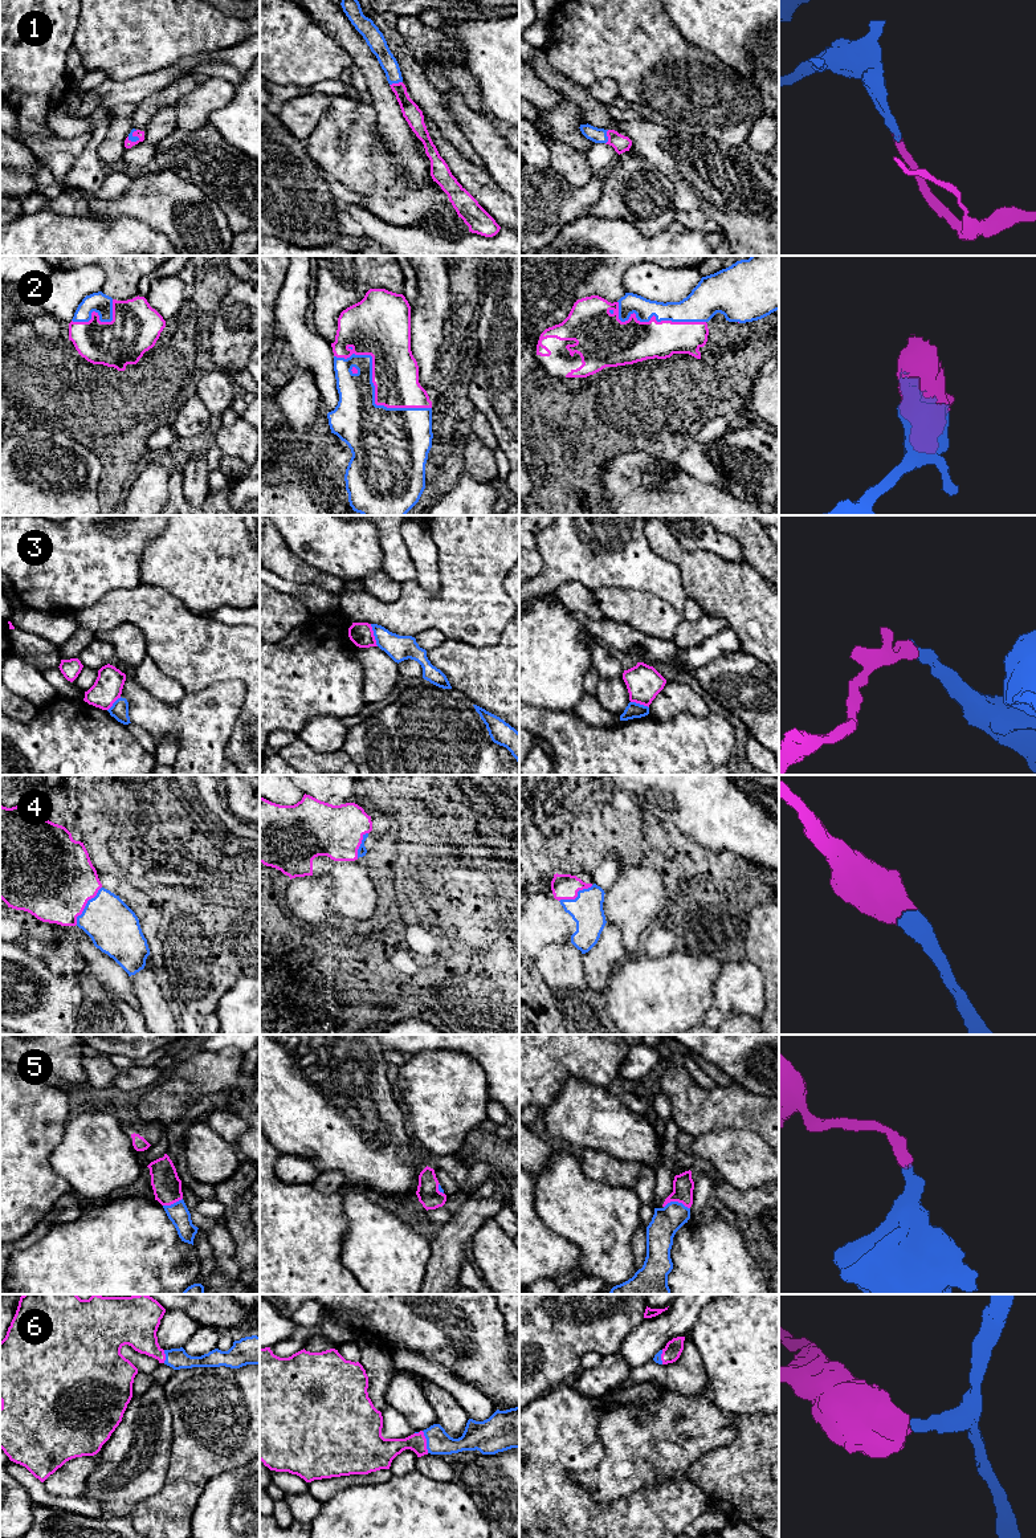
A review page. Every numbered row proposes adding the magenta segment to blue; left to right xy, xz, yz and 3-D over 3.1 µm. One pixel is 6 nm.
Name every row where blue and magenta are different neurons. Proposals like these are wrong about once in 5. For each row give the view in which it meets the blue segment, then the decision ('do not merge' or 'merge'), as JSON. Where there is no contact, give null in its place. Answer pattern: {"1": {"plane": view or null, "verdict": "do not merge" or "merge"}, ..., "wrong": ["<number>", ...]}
{"1": {"plane": "yz", "verdict": "merge"}, "2": {"plane": "xz", "verdict": "merge"}, "3": {"plane": "xz", "verdict": "do not merge"}, "4": {"plane": "xy", "verdict": "merge"}, "5": {"plane": "yz", "verdict": "merge"}, "6": {"plane": "xz", "verdict": "merge"}, "wrong": ["3"]}

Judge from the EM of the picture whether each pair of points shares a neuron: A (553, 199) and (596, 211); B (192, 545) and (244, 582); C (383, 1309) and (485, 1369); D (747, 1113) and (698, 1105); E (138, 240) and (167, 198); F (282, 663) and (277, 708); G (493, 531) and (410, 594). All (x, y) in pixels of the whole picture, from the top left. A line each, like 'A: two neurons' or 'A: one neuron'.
A: two neurons
B: one neuron
C: one neuron
D: one neuron
E: two neurons
F: one neuron
G: one neuron

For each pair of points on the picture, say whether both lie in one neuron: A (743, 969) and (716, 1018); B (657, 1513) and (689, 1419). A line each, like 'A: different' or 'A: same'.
A: same
B: different

